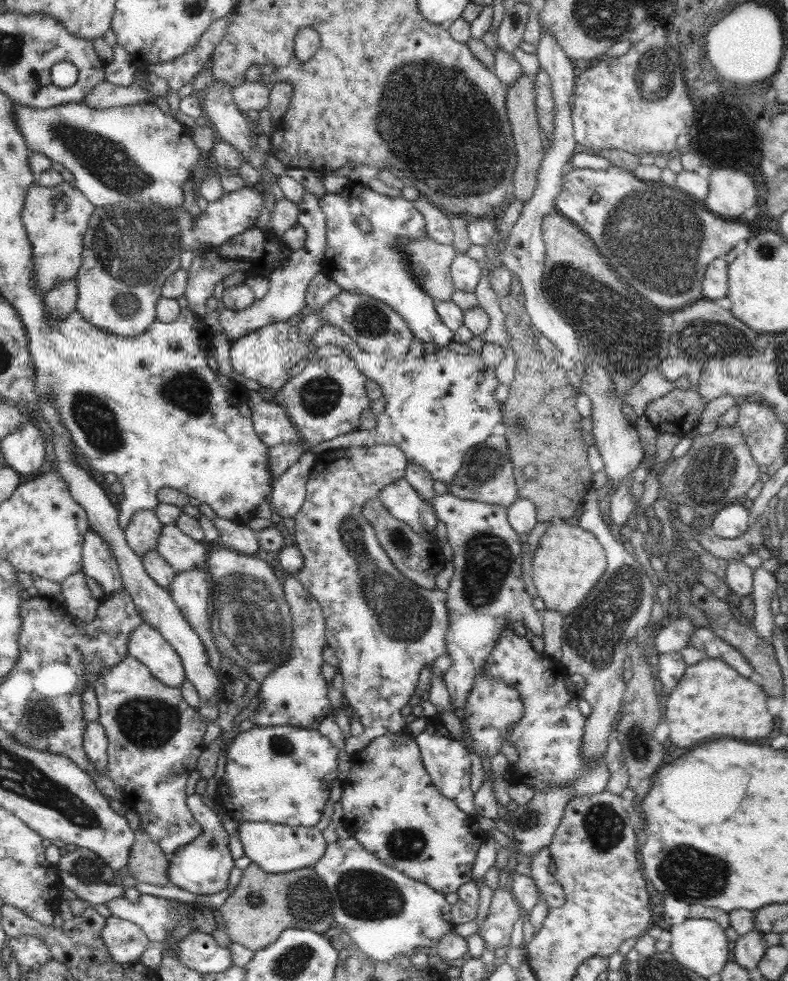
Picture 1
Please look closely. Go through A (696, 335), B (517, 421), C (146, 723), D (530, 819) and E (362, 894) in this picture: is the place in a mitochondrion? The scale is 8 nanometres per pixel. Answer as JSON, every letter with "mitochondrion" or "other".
{"A":"mitochondrion","B":"mitochondrion","C":"mitochondrion","D":"mitochondrion","E":"mitochondrion"}

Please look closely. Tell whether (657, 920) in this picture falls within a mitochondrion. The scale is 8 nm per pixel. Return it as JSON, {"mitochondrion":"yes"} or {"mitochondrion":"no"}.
{"mitochondrion":"no"}

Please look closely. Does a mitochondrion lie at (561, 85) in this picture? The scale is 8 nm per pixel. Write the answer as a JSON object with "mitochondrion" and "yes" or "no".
{"mitochondrion":"no"}

